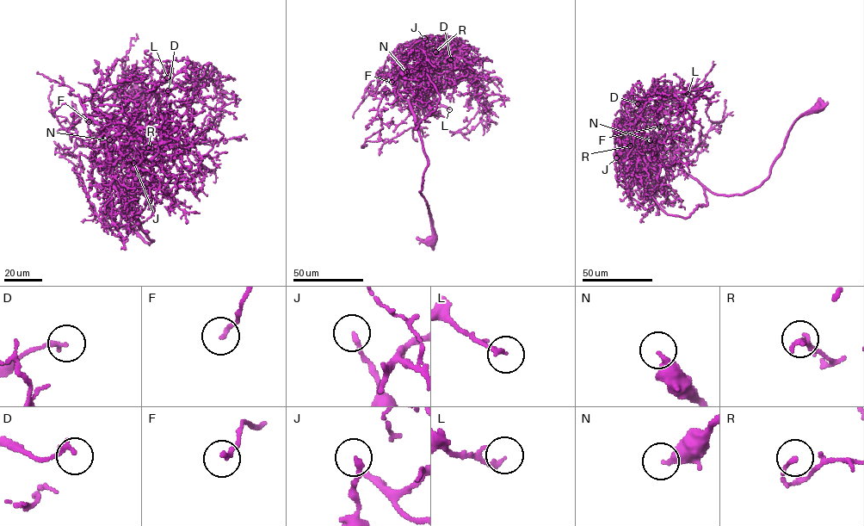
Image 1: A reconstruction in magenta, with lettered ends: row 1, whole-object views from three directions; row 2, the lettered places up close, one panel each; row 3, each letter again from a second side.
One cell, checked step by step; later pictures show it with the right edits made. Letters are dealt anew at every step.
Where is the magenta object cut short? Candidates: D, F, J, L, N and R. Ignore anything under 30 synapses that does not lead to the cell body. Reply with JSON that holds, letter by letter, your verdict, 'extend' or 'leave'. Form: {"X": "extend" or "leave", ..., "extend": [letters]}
{"D": "leave", "F": "leave", "J": "leave", "L": "leave", "N": "leave", "R": "leave", "extend": []}

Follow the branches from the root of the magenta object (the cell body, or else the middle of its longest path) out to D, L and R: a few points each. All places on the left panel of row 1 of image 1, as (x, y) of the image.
D: (139, 95), (136, 158), (126, 181), (138, 211), (131, 213), (95, 152), (114, 121), (157, 88), (168, 90)
L: (139, 95), (131, 213), (95, 152), (105, 130), (149, 96), (130, 71), (154, 67), (167, 77)
R: (139, 95), (136, 158), (126, 181), (138, 211), (131, 213), (113, 171), (170, 138), (163, 148), (148, 147)

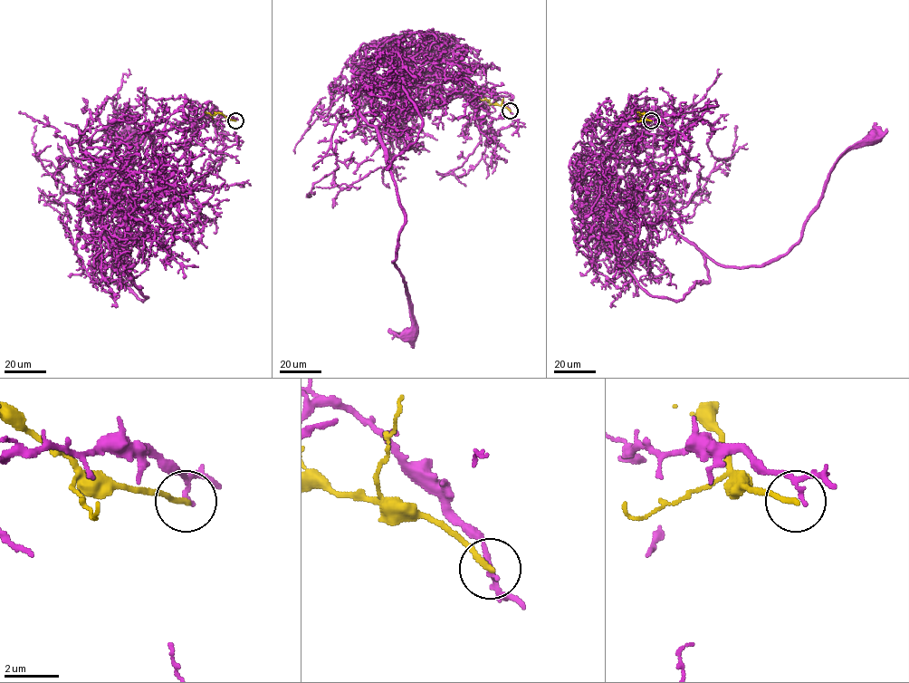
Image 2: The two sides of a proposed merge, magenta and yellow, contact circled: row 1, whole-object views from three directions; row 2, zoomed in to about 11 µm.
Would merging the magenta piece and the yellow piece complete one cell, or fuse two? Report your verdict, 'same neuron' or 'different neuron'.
different neuron

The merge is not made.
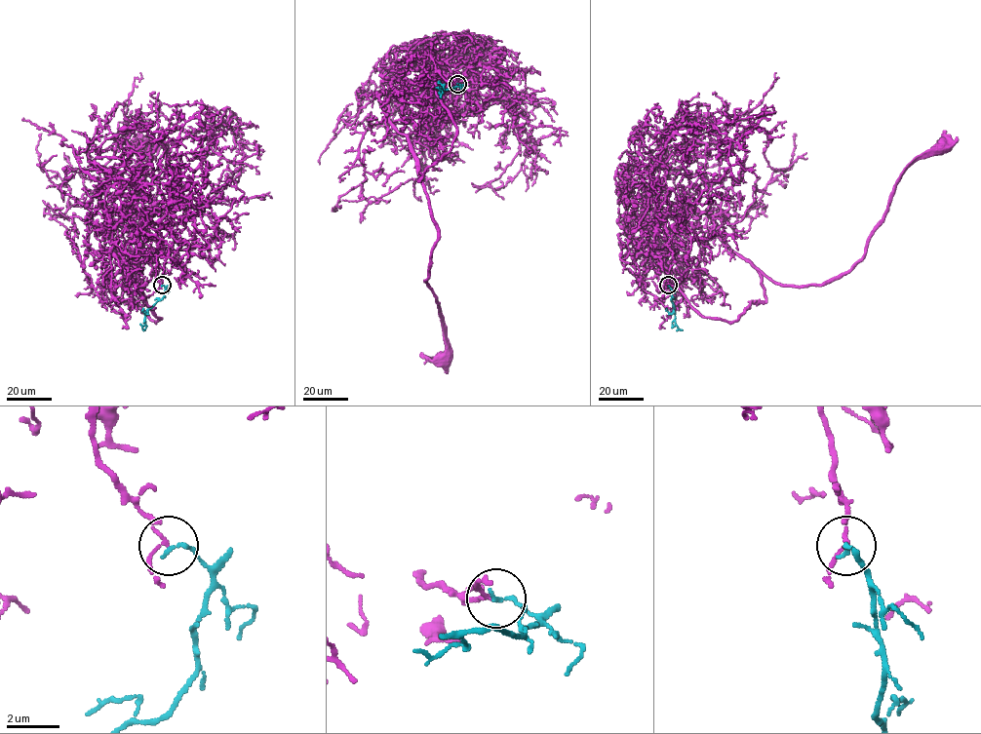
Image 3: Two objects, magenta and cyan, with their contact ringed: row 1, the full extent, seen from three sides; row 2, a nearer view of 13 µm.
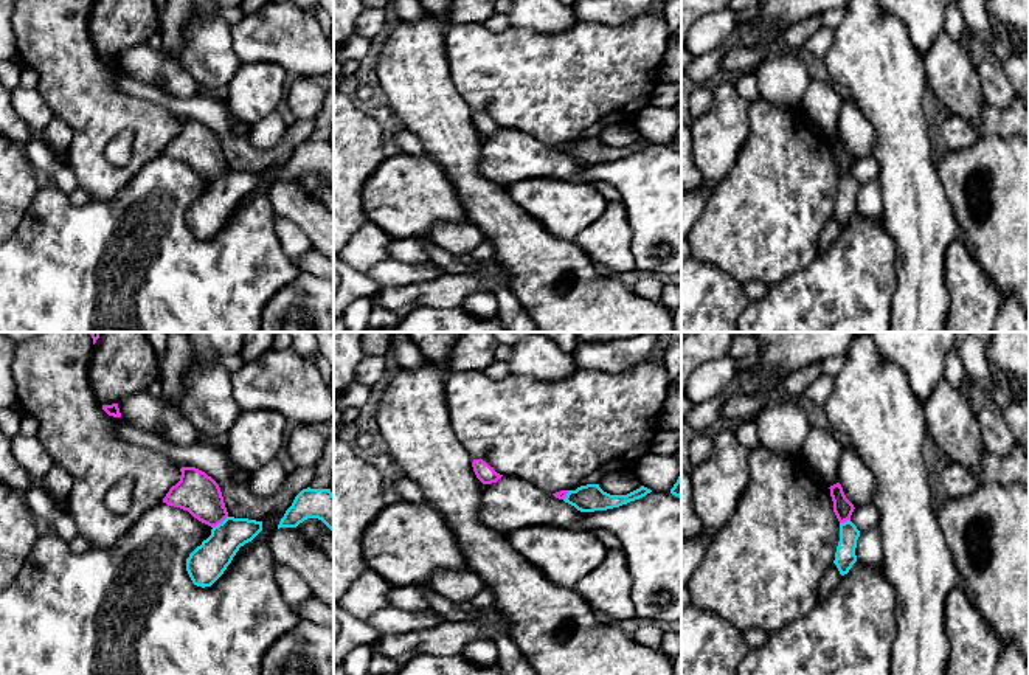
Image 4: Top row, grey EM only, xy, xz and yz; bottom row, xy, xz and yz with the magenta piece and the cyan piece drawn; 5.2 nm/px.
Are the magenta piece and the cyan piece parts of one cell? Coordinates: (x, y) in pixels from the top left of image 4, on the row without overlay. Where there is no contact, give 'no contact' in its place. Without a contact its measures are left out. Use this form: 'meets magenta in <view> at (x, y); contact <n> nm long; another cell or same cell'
meets magenta in xy at (219, 174); contact 100 nm long; another cell

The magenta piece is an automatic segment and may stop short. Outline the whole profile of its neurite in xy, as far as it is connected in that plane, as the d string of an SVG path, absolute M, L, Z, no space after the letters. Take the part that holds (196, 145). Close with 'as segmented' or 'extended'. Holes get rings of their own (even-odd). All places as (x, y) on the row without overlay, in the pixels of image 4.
M182 119L180 133L169 141L163 155L188 163L199 174L214 180L227 169L219 137L196 119Z | as segmented

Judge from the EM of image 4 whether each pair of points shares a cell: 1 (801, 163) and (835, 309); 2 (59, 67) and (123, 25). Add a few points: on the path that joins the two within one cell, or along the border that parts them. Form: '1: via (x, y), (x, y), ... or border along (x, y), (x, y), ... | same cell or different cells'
1: border along (818, 252), (803, 269), (790, 275) | different cells
2: border along (89, 16), (89, 38), (101, 58) | different cells

